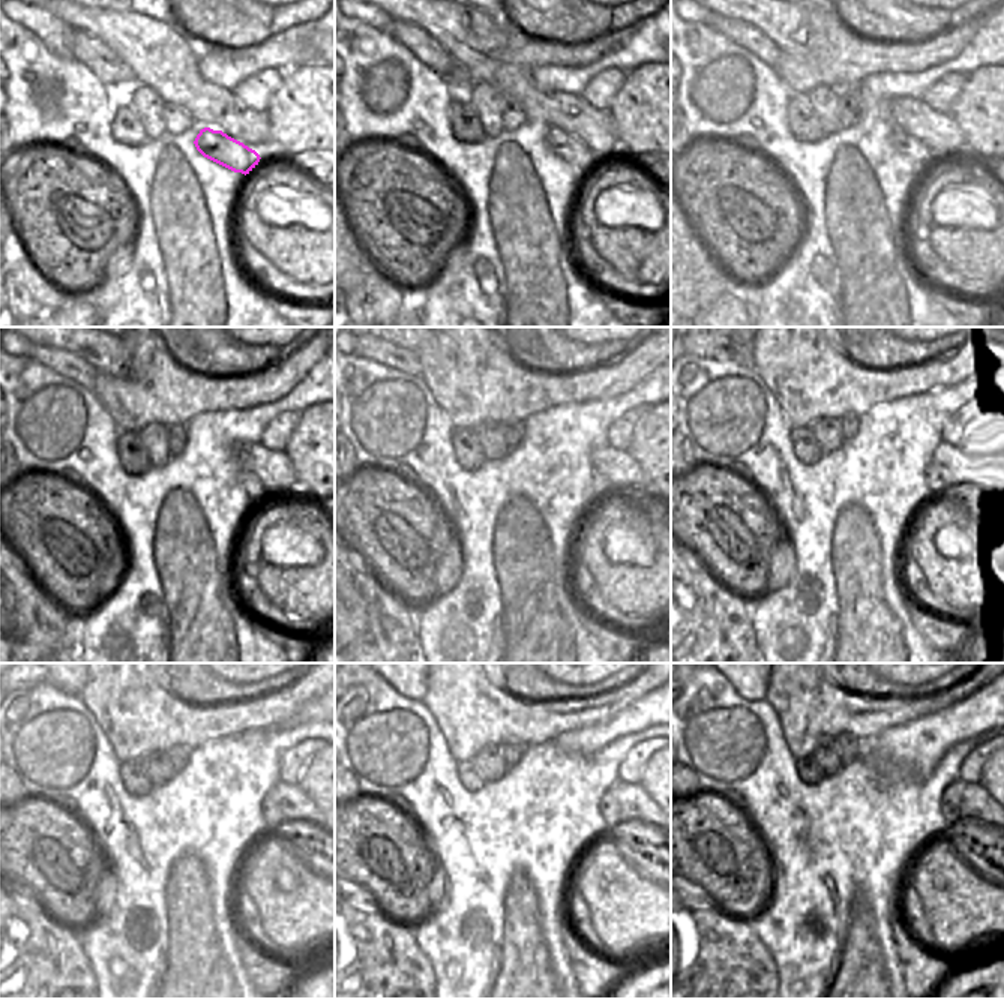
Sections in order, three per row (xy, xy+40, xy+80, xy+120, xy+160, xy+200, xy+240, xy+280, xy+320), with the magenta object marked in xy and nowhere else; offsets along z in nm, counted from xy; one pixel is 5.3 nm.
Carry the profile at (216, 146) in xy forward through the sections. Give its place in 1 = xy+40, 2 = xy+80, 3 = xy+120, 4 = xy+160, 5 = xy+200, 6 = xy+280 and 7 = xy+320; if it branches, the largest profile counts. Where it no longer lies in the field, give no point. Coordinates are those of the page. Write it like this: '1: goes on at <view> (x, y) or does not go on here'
1: goes on at xy+40 (568, 147)
2: goes on at xy+80 (905, 144)
3: goes on at xy+120 (252, 486)
4: goes on at xy+160 (601, 485)
5: goes on at xy+200 (938, 477)
6: goes on at xy+280 (608, 807)
7: goes on at xy+320 (952, 797)

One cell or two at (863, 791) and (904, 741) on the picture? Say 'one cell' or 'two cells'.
two cells

